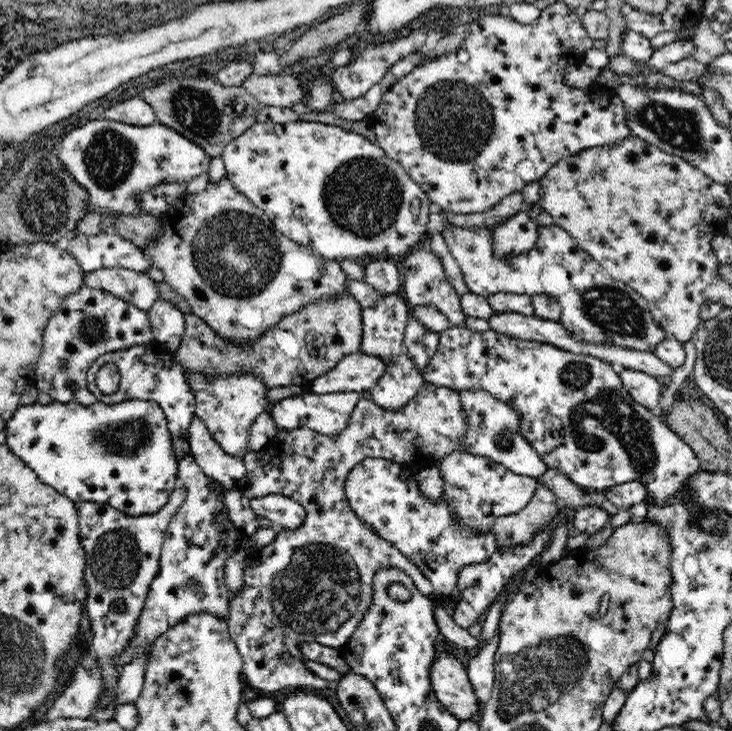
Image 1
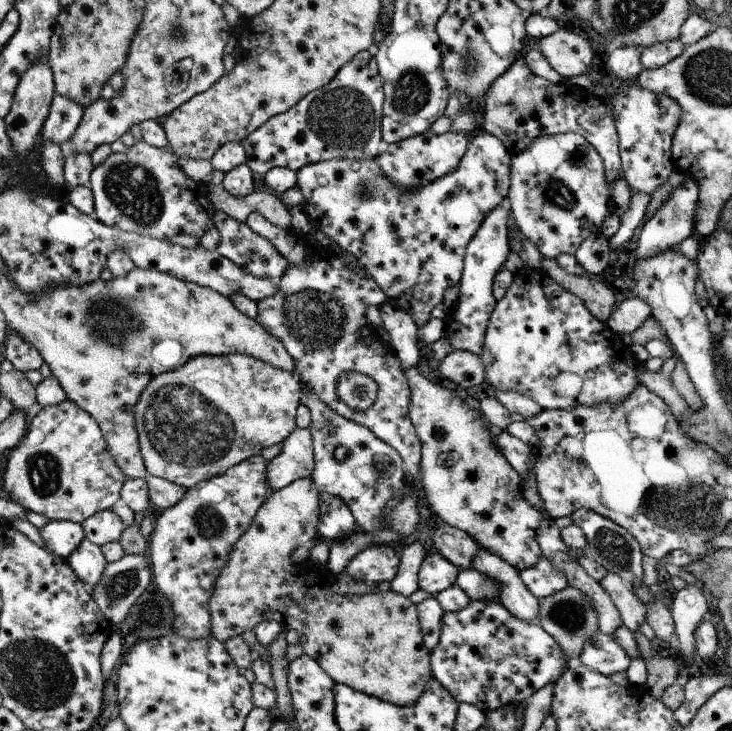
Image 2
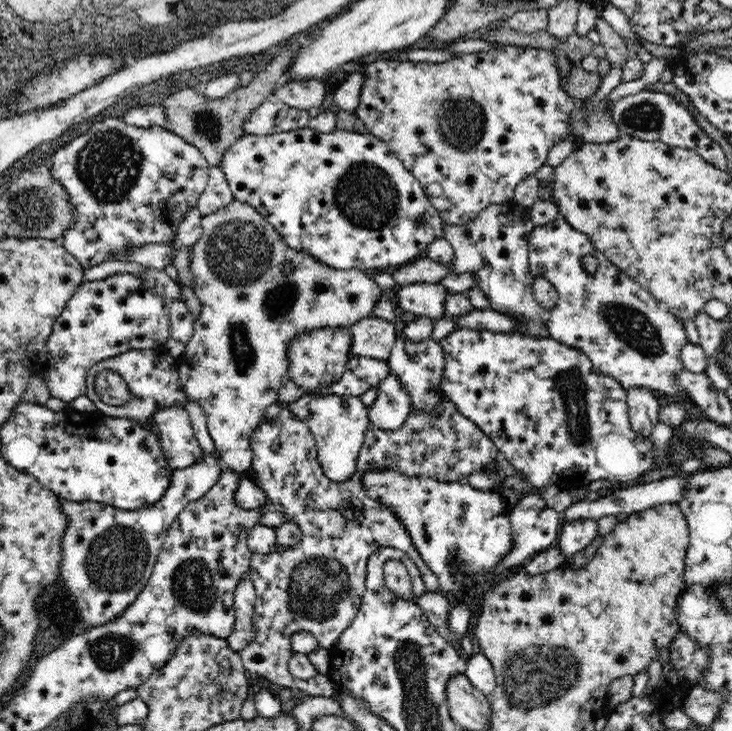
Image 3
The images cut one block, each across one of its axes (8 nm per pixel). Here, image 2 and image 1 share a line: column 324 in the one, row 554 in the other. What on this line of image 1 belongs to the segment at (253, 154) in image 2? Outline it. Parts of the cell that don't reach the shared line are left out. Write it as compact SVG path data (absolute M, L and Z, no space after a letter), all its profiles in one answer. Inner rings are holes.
M178 486L170 498L168 498L168 504L164 508L160 508L156 514L144 514L144 516L128 516L120 510L116 510L114 506L110 504L98 504L98 502L78 502L78 516L80 516L80 540L82 540L82 548L86 548L86 584L88 584L88 598L86 598L86 614L90 618L90 626L92 626L92 652L94 656L98 656L98 662L100 662L100 676L104 676L102 680L102 692L98 694L98 700L94 702L94 710L92 712L98 712L98 710L106 710L106 708L116 708L118 706L118 678L122 676L122 666L118 666L118 656L122 656L122 652L126 648L130 648L130 644L134 644L134 634L138 632L138 620L142 620L142 610L144 610L144 604L146 604L146 598L148 598L148 592L150 592L150 586L154 582L154 578L158 576L160 572L160 556L162 556L162 546L164 546L164 540L166 540L166 530L170 526L170 520L172 516L178 512L178 508L186 502L186 488L184 486Z

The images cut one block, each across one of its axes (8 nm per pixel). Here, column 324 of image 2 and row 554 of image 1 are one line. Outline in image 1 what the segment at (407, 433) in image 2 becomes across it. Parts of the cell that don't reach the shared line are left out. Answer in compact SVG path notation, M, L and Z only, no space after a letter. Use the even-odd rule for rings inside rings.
M426 382L418 394L398 410L388 410L378 406L374 400L360 400L352 410L350 422L346 430L338 436L324 436L308 428L296 428L284 432L272 444L268 444L260 452L248 452L242 460L248 468L244 480L238 482L238 490L248 498L262 498L262 496L286 496L300 502L306 508L306 520L298 530L282 530L272 544L264 548L256 548L248 552L244 560L244 590L232 594L230 602L230 620L228 632L232 642L236 644L238 652L244 660L242 674L246 676L252 688L264 692L276 692L282 688L296 688L296 690L324 690L330 686L328 680L318 678L316 674L308 672L304 666L304 654L300 652L300 644L304 642L318 642L320 646L328 648L344 648L350 642L350 636L358 632L358 626L370 612L370 604L374 598L374 578L380 570L398 568L406 572L422 596L434 598L434 584L424 576L424 572L410 562L402 552L398 552L392 544L382 540L370 526L366 526L350 508L346 500L346 478L350 470L366 458L382 458L402 464L410 470L428 470L438 466L448 454L462 452L460 440L462 434L468 430L466 412L462 412L460 392L452 388L442 388Z

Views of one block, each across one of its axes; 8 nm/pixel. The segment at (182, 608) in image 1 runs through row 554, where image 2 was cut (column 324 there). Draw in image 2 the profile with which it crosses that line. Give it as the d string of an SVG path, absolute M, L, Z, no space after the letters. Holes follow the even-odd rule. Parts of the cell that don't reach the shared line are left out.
M479 134L467 146L457 170L437 178L417 190L401 190L379 168L375 160L325 160L303 166L297 172L297 186L301 188L301 210L311 220L313 228L327 234L335 246L357 258L371 280L385 292L387 302L413 316L417 328L425 326L433 306L441 304L445 292L461 282L465 250L471 238L483 224L483 218L505 200L507 184L511 184L509 154L499 138Z

